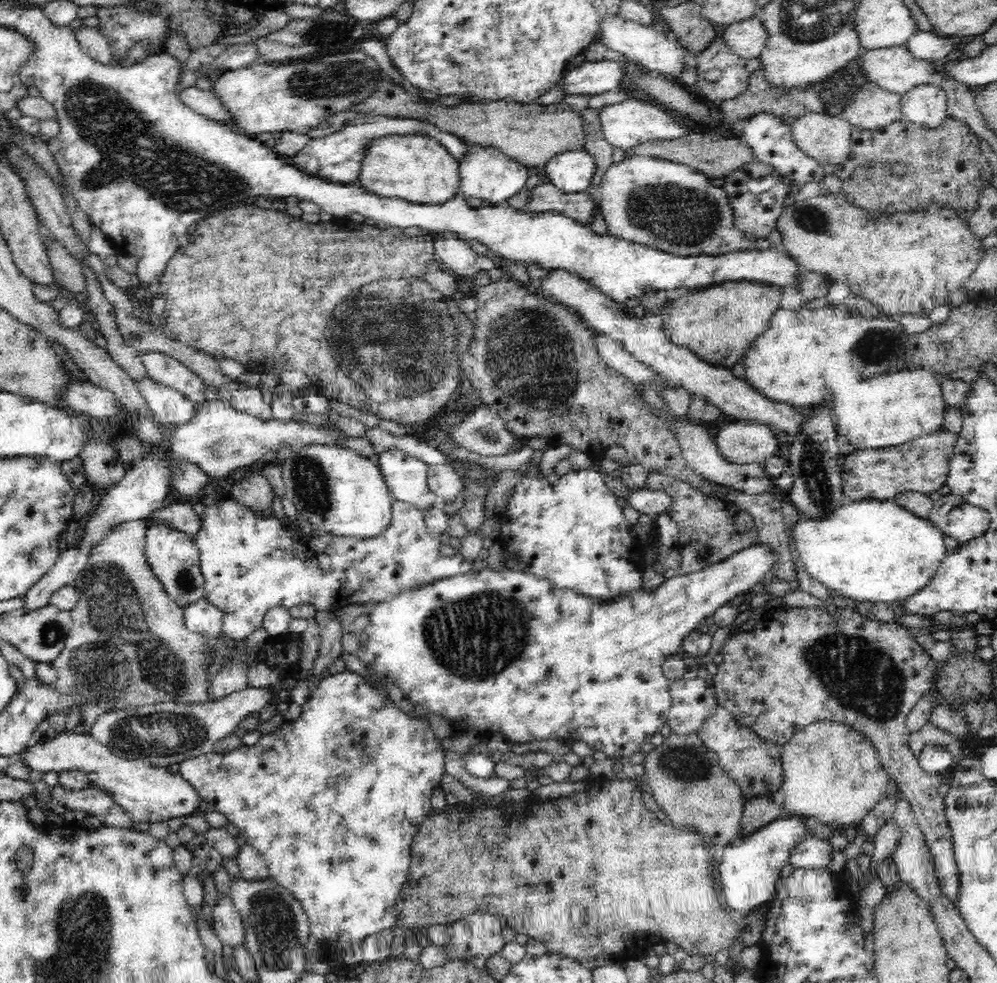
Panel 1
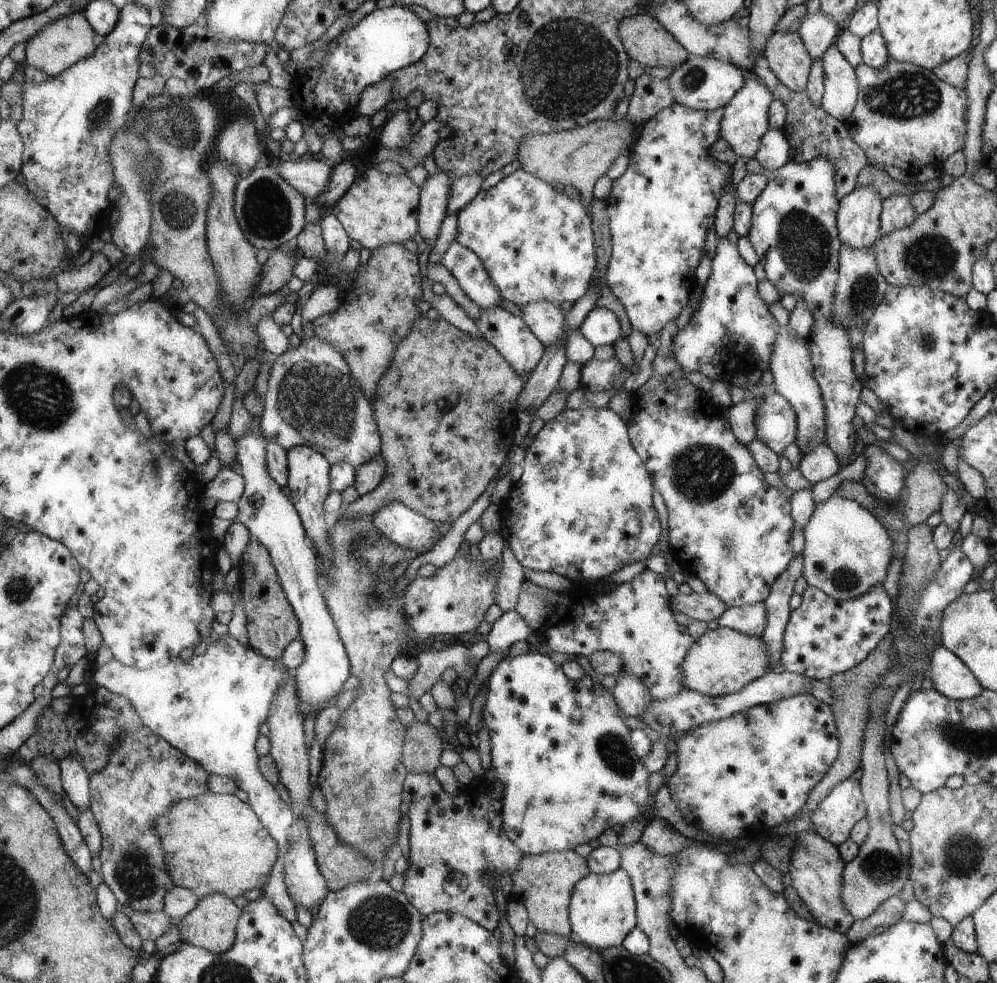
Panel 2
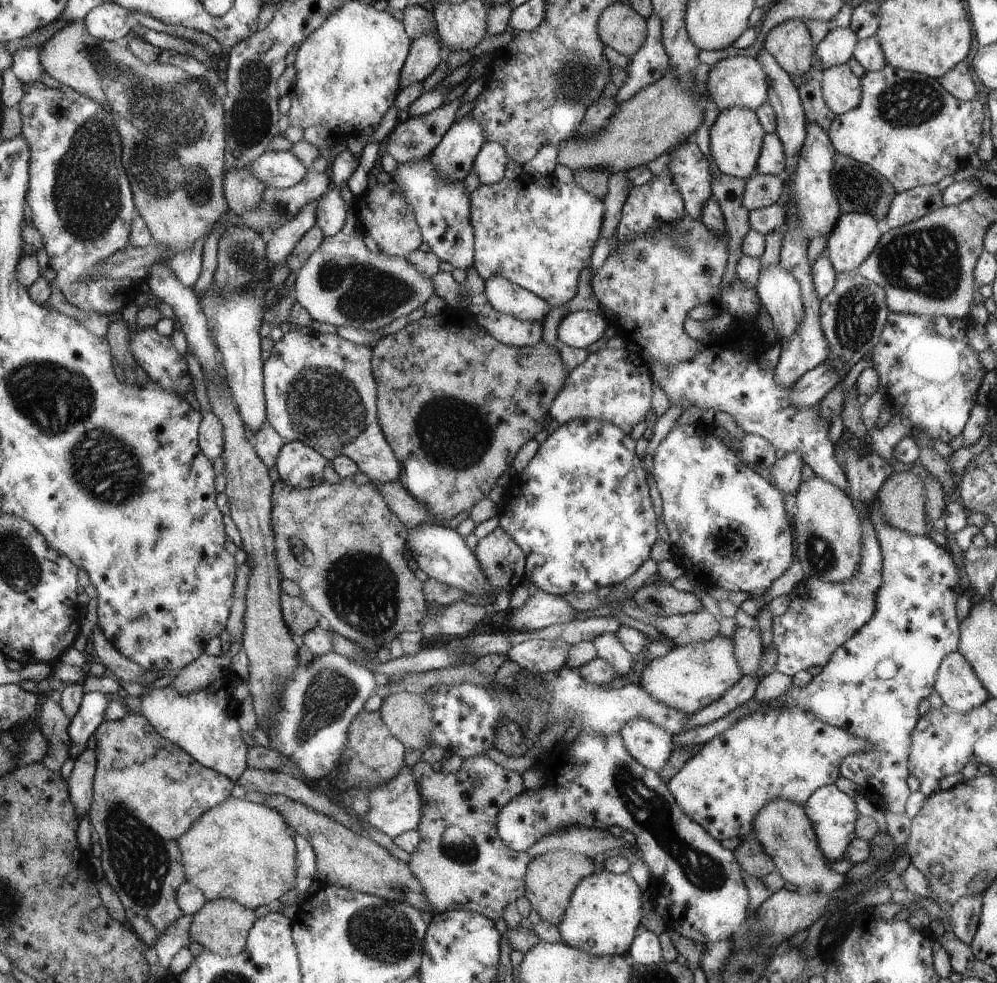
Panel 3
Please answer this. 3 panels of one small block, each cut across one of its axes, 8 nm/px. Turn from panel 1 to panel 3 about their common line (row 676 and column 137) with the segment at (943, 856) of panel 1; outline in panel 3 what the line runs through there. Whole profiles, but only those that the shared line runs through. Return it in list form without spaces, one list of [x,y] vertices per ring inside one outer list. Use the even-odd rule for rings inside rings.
[[[140,712],[126,713],[115,721],[102,721],[95,730],[97,763],[93,778],[92,804],[88,812],[91,826],[99,834],[100,862],[105,879],[122,901],[125,915],[136,934],[149,946],[180,916],[176,894],[185,881],[181,863],[180,837],[207,811],[228,800],[234,780],[202,766],[181,747],[162,738]]]

